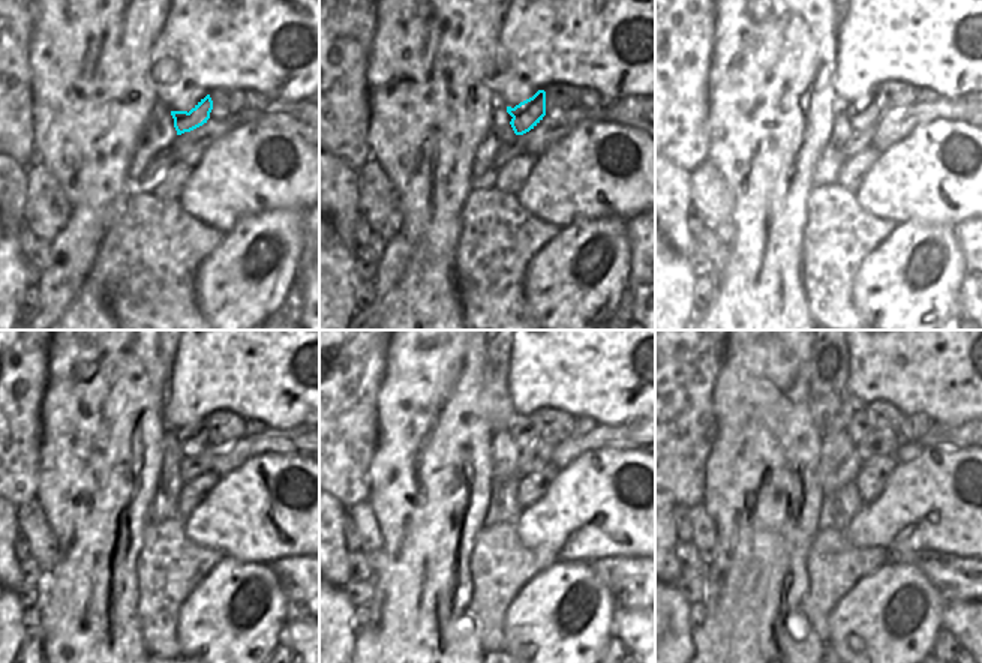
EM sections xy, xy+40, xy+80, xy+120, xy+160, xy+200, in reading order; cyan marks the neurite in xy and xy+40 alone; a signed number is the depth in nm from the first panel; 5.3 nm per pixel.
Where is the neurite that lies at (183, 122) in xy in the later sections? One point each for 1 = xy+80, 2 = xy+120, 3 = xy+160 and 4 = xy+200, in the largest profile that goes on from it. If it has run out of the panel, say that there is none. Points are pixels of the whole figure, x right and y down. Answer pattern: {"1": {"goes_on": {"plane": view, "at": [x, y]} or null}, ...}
{"1": {"goes_on": {"plane": "xy+80", "at": [864, 113]}}, "2": {"goes_on": {"plane": "xy+120", "at": [192, 438]}}, "3": {"goes_on": {"plane": "xy+160", "at": [523, 429]}}, "4": {"goes_on": {"plane": "xy+200", "at": [861, 425]}}}

